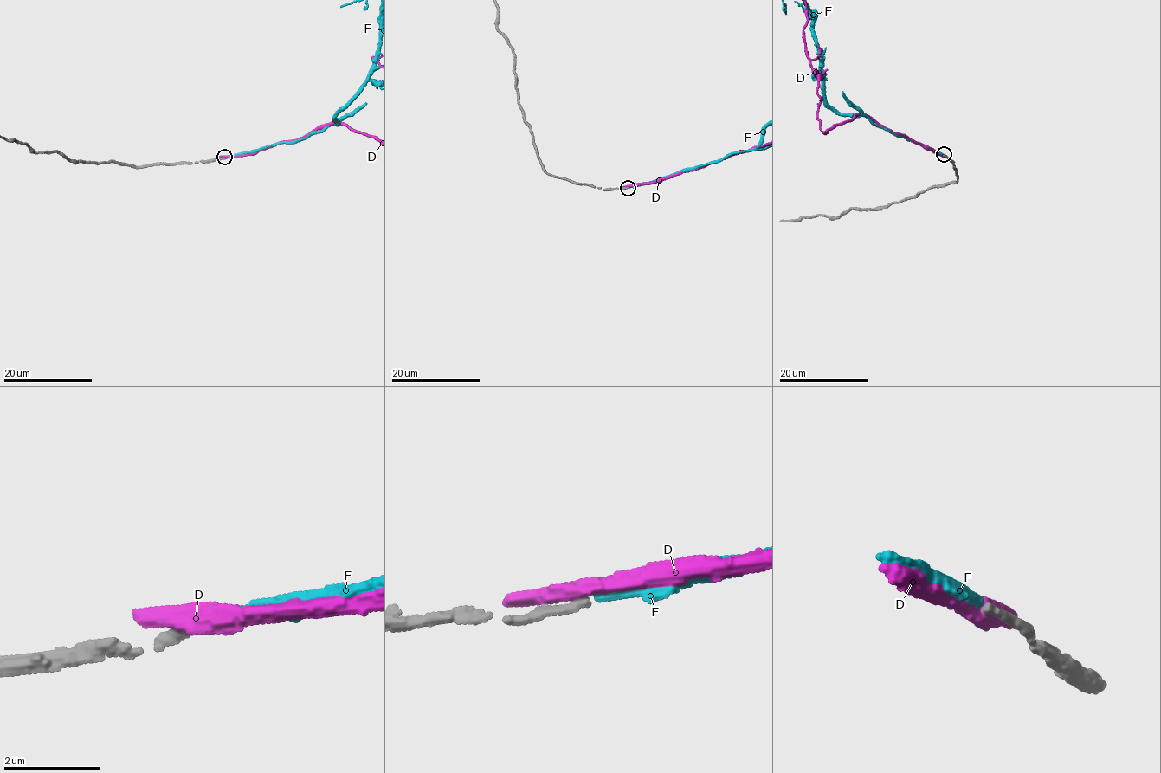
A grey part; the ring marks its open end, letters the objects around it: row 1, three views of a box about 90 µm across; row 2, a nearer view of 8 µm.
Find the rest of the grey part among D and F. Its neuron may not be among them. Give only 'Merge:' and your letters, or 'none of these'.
Merge: F

